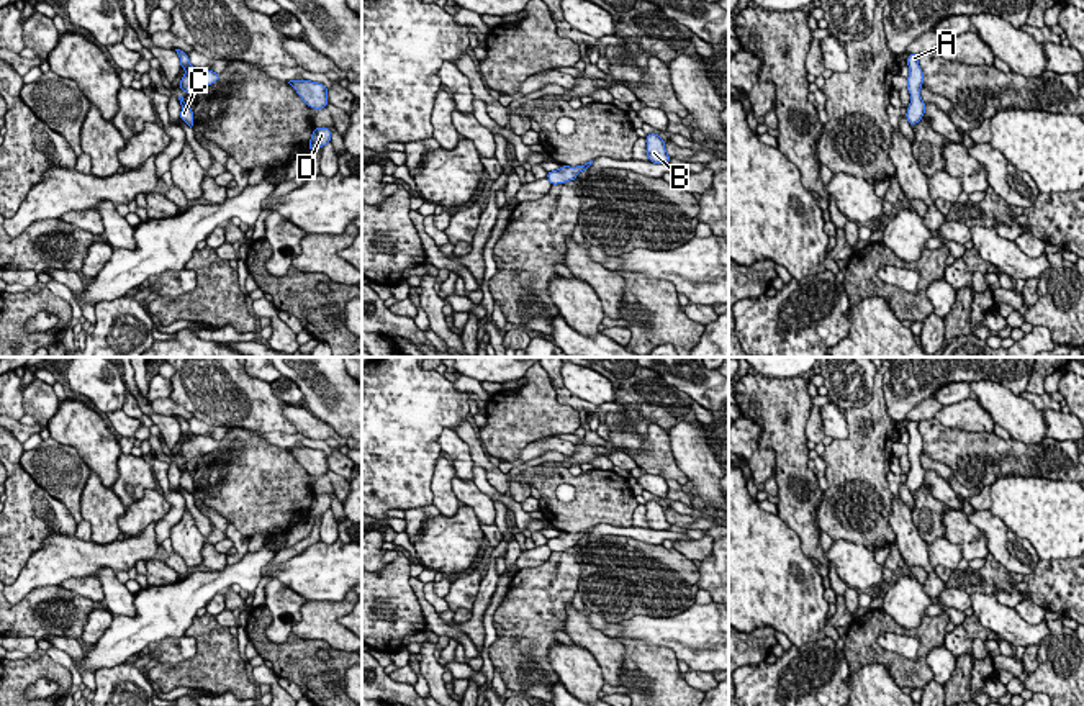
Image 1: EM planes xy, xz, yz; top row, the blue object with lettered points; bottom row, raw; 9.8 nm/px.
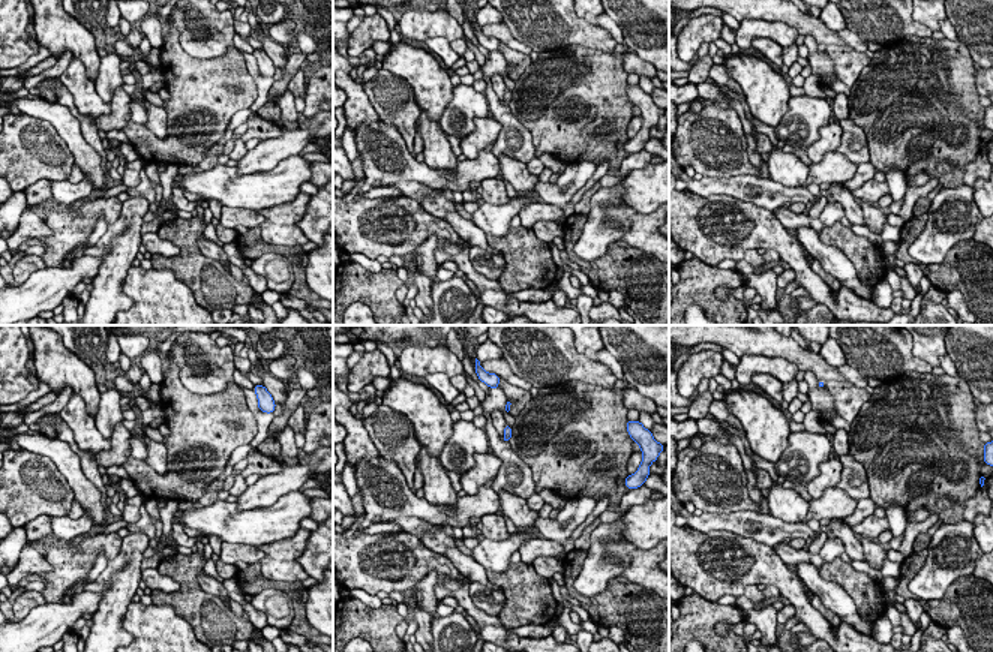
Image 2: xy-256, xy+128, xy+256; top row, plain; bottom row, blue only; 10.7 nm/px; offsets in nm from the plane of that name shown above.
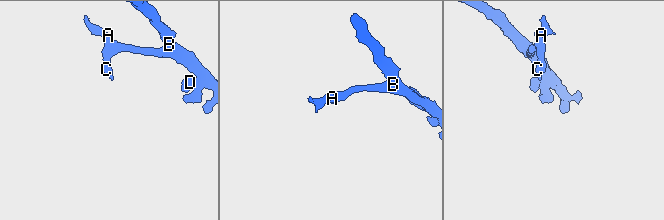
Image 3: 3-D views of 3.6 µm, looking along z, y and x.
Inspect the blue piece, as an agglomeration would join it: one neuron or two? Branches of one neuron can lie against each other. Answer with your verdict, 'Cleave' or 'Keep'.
Keep

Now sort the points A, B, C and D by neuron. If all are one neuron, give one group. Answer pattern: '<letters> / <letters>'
A B C D

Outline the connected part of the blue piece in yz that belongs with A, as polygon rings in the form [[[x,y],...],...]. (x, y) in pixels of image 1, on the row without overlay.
[[[909,421],[907,424],[909,444],[907,444],[907,457],[910,460],[910,472],[907,473],[906,485],[910,493],[919,490],[925,480],[925,470],[920,464],[920,455],[924,450],[924,439],[919,432],[919,423]]]

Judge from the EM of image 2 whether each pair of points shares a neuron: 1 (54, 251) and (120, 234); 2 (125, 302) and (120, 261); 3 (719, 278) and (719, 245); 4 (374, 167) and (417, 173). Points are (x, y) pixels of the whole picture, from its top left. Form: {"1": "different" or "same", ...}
{"1": "different", "2": "same", "3": "different", "4": "same"}

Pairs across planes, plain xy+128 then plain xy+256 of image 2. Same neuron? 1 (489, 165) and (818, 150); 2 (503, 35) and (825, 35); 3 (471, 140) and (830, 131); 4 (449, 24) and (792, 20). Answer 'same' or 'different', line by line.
1: different
2: different
3: same
4: different

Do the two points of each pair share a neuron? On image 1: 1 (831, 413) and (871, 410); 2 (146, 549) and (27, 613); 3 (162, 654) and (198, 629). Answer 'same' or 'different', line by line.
1: different
2: different
3: different

